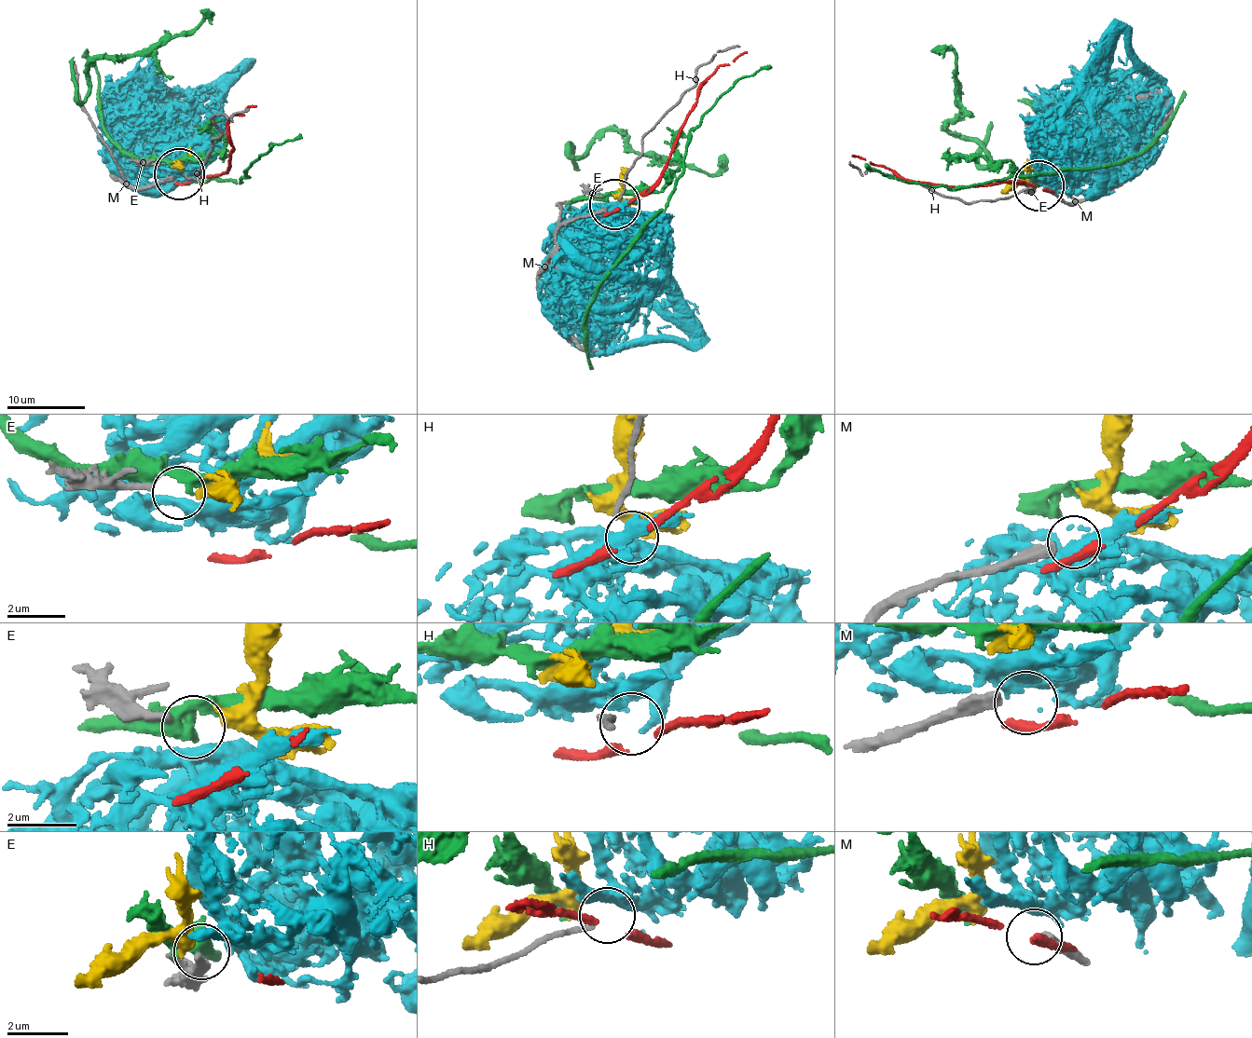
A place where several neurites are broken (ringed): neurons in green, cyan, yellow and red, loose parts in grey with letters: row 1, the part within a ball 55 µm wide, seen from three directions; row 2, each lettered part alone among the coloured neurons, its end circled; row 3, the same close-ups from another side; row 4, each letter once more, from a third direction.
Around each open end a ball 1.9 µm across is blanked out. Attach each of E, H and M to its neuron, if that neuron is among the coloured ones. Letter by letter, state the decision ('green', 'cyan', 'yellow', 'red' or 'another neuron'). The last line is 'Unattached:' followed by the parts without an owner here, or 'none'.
E: yellow
H: another neuron
M: another neuron
Unattached: H, M

